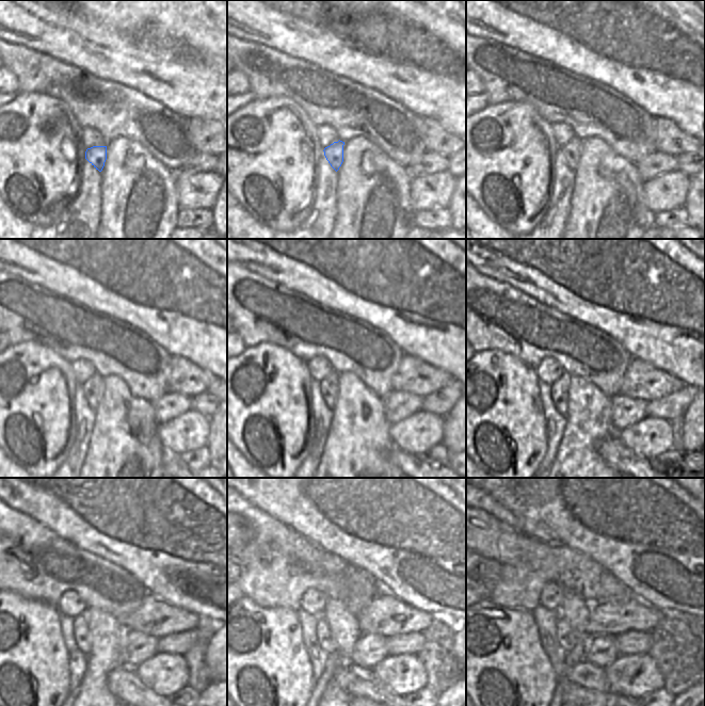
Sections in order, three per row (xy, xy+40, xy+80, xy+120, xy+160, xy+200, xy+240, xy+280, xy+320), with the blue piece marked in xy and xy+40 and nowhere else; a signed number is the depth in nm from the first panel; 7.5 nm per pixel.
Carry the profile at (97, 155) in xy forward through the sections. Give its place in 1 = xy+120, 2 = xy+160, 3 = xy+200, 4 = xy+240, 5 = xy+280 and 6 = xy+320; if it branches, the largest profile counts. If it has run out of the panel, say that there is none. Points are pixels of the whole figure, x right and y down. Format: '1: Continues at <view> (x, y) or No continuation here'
1: Continues at xy+120 (93, 387)
2: Continues at xy+160 (330, 385)
3: Continues at xy+200 (558, 389)
4: Continues at xy+240 (82, 638)
5: Continues at xy+280 (325, 639)
6: Continues at xy+320 (567, 639).

